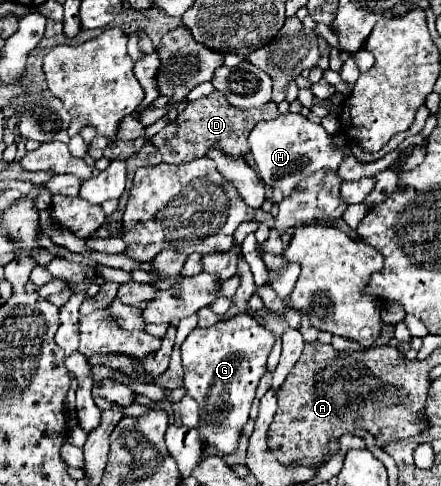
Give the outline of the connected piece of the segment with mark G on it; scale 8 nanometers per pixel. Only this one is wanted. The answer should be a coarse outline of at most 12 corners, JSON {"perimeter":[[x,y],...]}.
{"perimeter":[[249,314],[193,328],[185,390],[233,454],[275,344]]}

